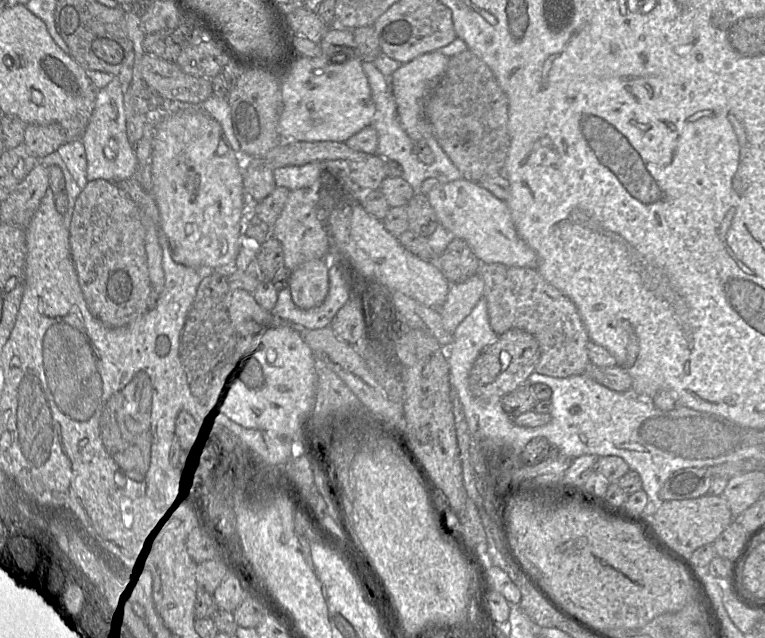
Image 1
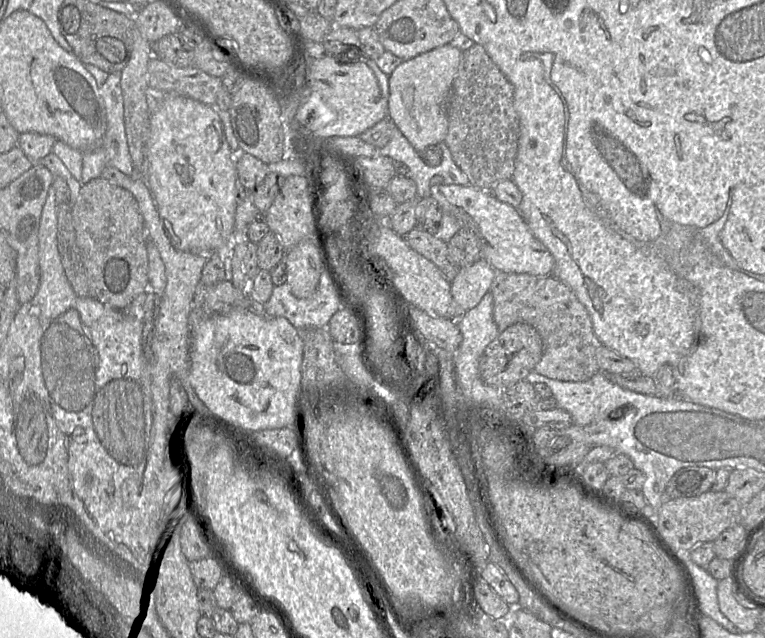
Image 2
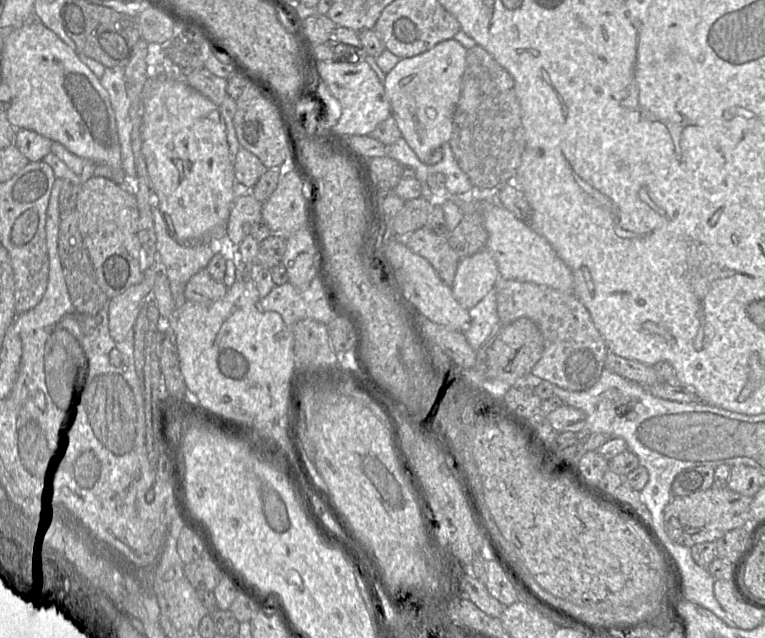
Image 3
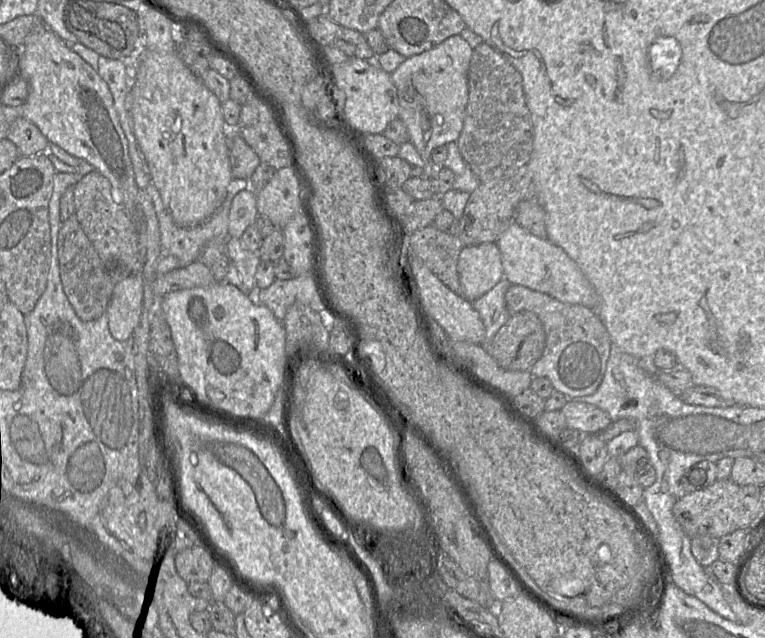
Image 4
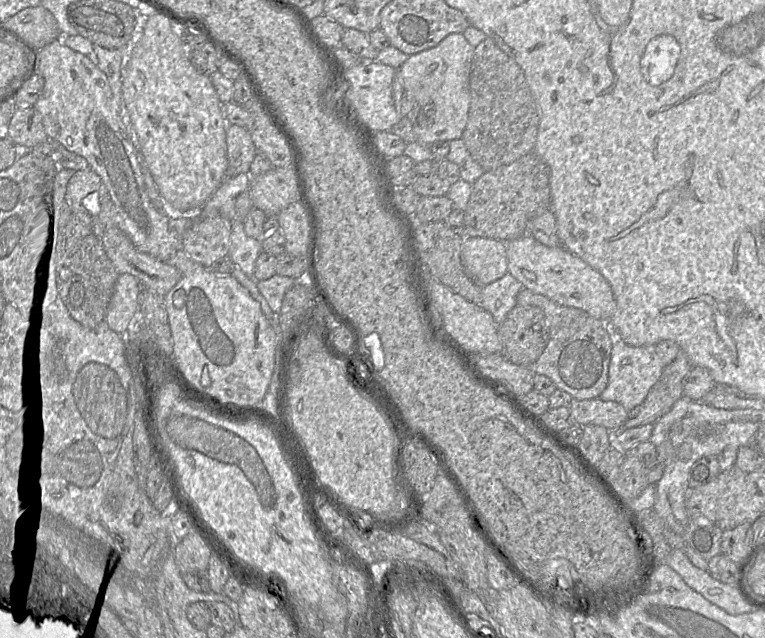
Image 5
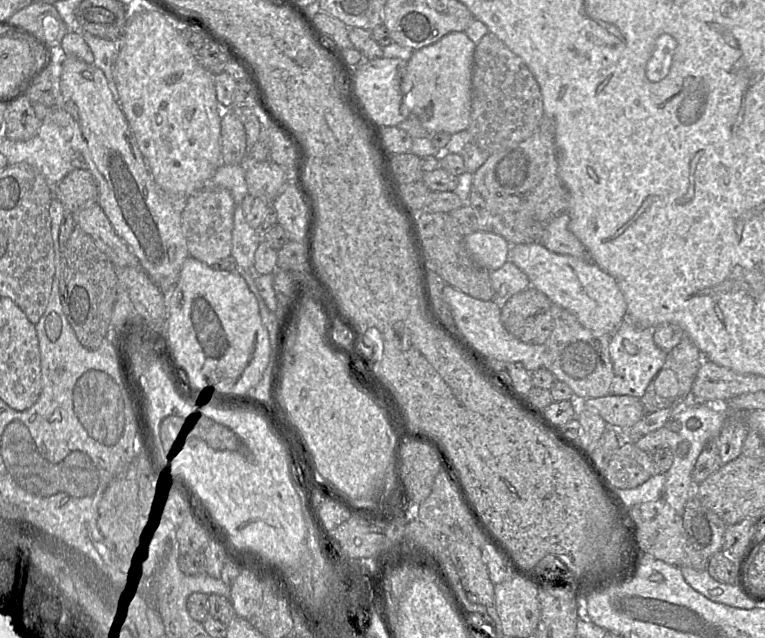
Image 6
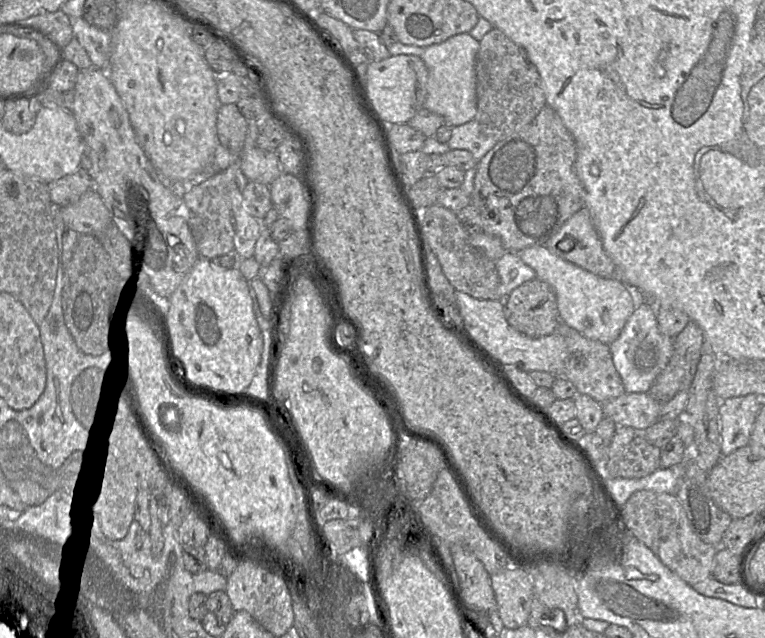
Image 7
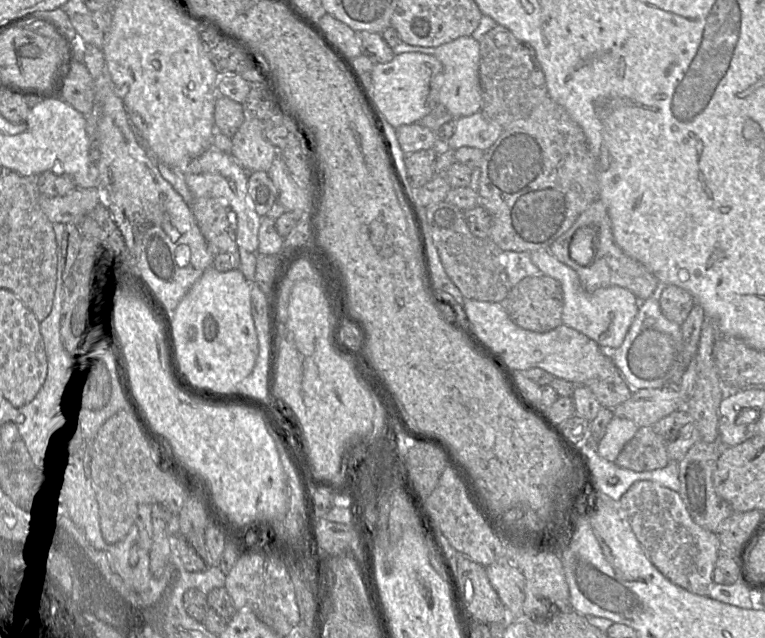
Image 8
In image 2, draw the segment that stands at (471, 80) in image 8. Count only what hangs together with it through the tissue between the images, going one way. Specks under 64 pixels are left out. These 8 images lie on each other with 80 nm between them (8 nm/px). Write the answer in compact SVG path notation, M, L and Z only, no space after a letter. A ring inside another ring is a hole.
M450 44L403 60L389 75L388 115L417 152L445 140L448 103L462 51Z

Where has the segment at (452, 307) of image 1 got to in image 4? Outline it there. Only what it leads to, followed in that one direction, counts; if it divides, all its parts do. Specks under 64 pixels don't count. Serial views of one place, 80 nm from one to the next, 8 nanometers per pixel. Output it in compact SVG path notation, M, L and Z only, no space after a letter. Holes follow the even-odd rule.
M495 242L464 246L457 271L463 297L473 302L491 290L504 276L501 253Z

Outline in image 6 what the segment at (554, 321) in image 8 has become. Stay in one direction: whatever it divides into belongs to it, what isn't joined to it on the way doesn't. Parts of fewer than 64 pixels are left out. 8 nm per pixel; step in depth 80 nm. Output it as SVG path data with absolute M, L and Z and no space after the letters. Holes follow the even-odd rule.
M529 287L514 294L501 308L502 325L520 341L542 345L553 330L551 305L544 293Z

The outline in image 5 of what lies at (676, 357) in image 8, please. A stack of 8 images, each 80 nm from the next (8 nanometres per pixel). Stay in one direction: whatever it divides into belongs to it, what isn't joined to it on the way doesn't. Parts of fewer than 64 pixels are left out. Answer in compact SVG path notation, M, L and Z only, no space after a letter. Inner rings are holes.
M615 336L609 364L608 385L599 398L603 401L618 402L631 411L645 400L649 390L660 378L664 367L654 347L631 346Z

